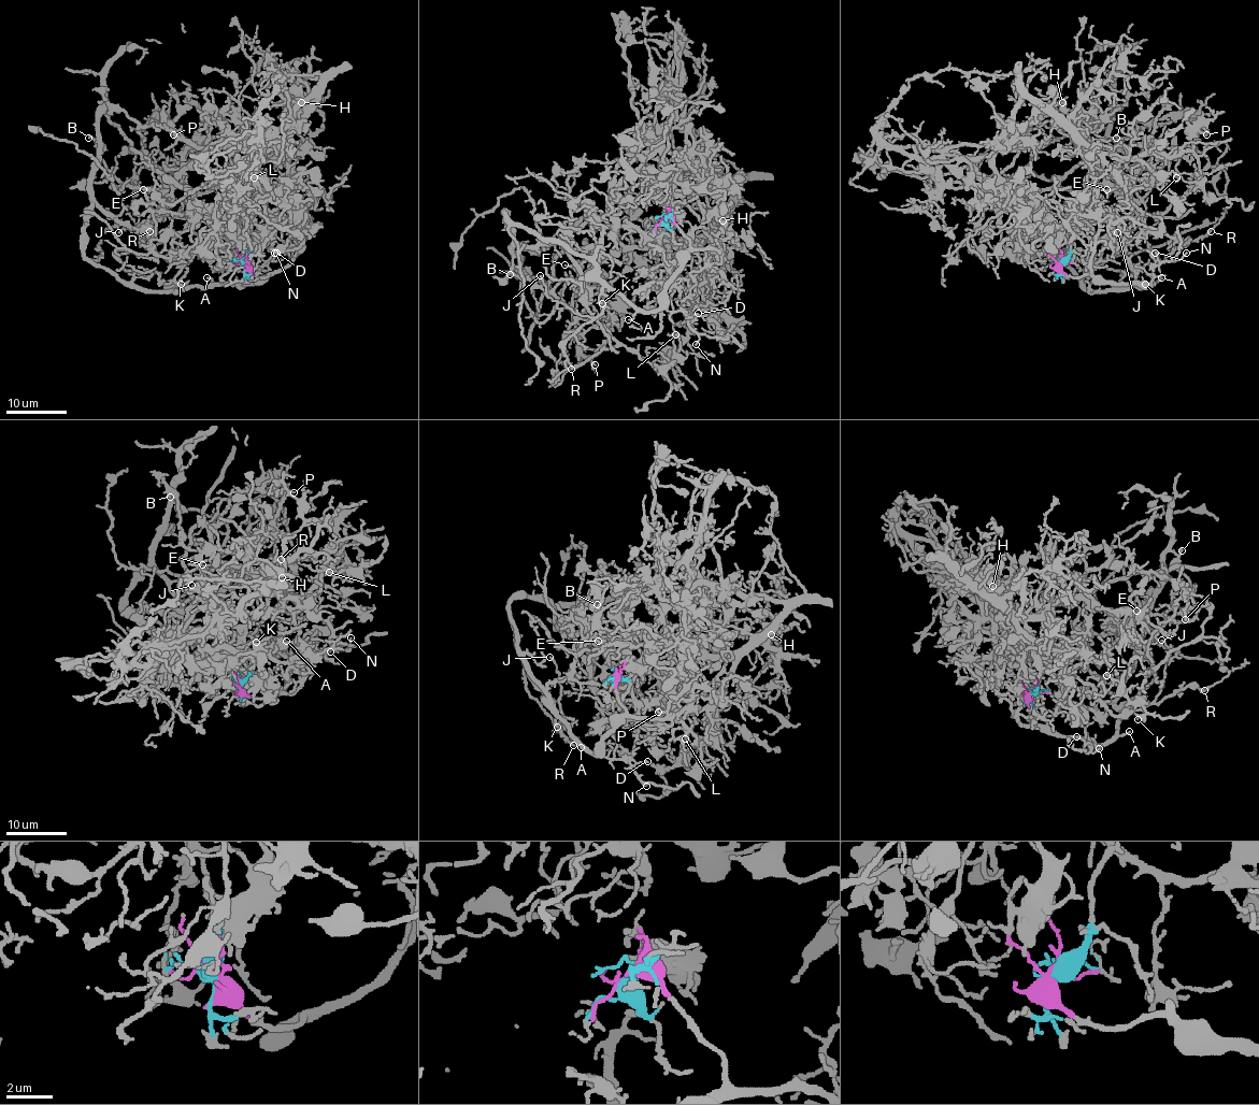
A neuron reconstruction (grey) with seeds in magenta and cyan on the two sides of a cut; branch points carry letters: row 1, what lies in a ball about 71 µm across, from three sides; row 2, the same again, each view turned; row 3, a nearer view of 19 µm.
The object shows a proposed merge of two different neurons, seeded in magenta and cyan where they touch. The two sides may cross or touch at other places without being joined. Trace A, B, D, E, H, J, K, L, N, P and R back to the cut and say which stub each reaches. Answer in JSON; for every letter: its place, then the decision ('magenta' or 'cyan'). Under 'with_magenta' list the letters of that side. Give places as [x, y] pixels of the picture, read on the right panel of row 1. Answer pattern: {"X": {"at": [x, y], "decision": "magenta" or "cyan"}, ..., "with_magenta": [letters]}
{"A": {"at": [1161, 277], "decision": "magenta"}, "B": {"at": [1116, 138], "decision": "cyan"}, "D": {"at": [1155, 253], "decision": "magenta"}, "E": {"at": [1106, 189], "decision": "cyan"}, "H": {"at": [1062, 102], "decision": "cyan"}, "J": {"at": [1117, 232], "decision": "magenta"}, "K": {"at": [1145, 284], "decision": "magenta"}, "L": {"at": [1176, 177], "decision": "cyan"}, "N": {"at": [1186, 253], "decision": "magenta"}, "P": {"at": [1206, 134], "decision": "cyan"}, "R": {"at": [1211, 231], "decision": "magenta"}, "with_magenta": ["A", "D", "J", "K", "N", "R"]}

